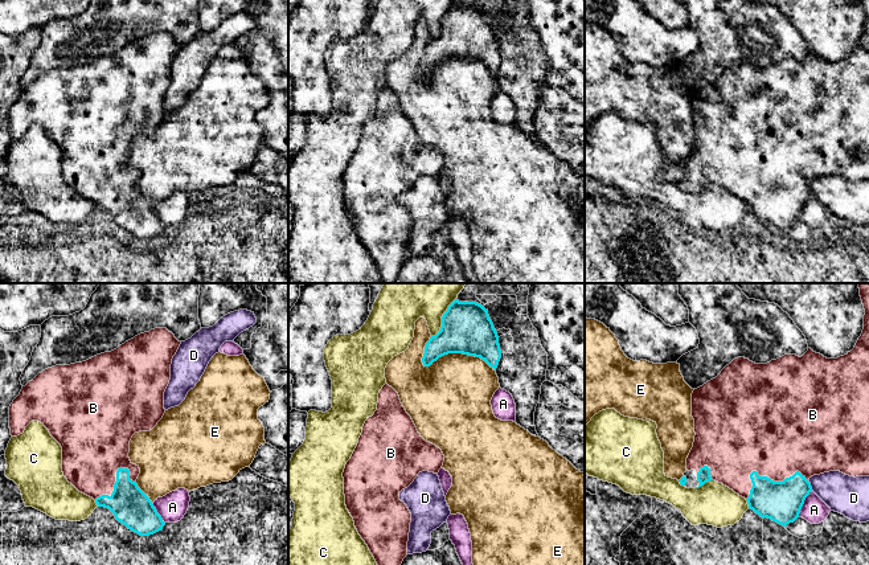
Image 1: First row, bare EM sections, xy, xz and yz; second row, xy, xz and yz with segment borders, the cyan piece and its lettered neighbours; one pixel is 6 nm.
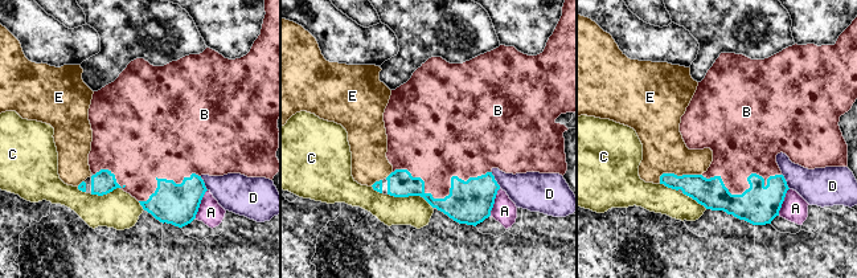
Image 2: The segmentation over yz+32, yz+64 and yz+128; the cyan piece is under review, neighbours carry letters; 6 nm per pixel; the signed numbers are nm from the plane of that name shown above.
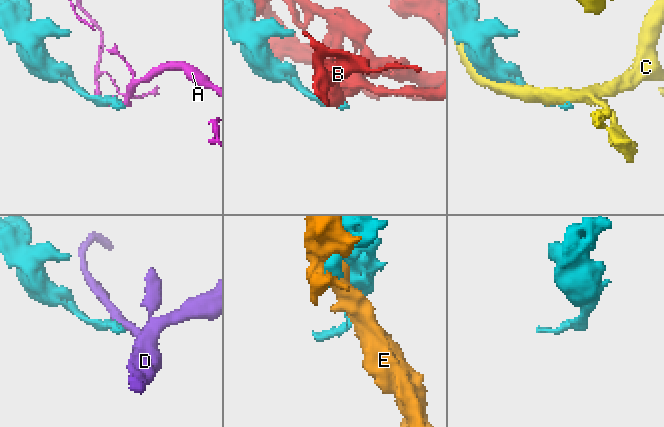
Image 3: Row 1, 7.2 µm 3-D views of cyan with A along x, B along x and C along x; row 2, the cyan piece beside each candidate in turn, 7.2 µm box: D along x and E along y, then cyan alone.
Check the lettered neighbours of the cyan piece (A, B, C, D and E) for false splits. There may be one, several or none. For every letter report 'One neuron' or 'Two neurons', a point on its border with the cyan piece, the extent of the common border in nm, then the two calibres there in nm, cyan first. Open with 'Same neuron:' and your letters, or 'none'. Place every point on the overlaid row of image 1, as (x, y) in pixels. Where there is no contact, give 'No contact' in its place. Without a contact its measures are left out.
Same neuron: B
A: Two neurons. Touches cyan at yz (803, 503). Shared border 180 nm. Thickness 240 nm (cyan) against 150 nm
B: One neuron. Touches cyan at yz (766, 477). Shared border 400 nm. Thickness 240 nm (cyan) against 480 nm
C: Two neurons. Touches cyan at xz (442, 318). Shared border 280 nm. Thickness 300 nm (cyan) against 420 nm
D: Two neurons. Touches cyan at yz (810, 486). Shared border 60 nm. Thickness 240 nm (cyan) against 240 nm
E: Two neurons. Touches cyan at xz (449, 352). Shared border 460 nm. Thickness 300 nm (cyan) against 440 nm

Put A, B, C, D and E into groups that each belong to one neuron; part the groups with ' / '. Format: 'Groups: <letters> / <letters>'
Groups: A / B / C / D / E

